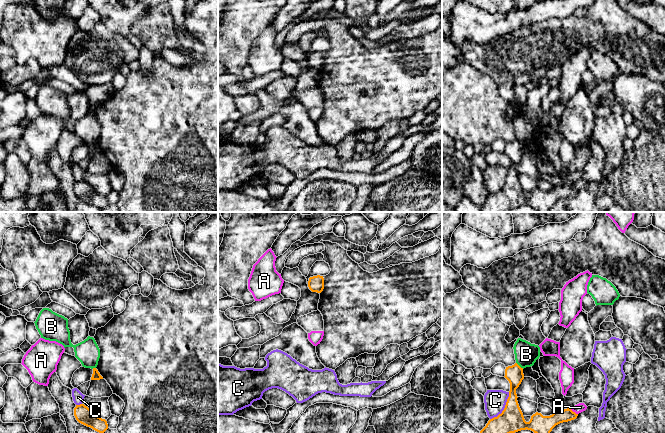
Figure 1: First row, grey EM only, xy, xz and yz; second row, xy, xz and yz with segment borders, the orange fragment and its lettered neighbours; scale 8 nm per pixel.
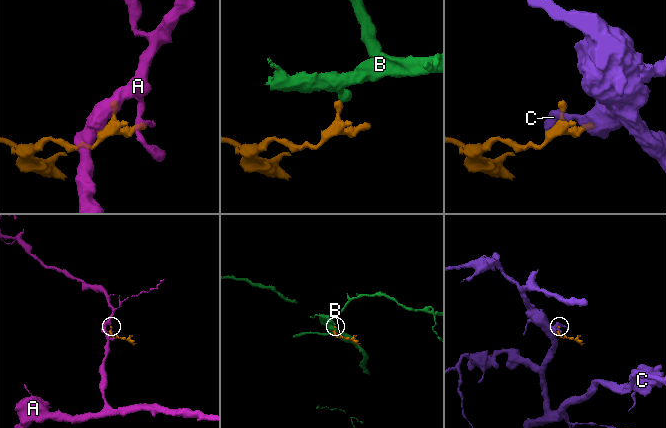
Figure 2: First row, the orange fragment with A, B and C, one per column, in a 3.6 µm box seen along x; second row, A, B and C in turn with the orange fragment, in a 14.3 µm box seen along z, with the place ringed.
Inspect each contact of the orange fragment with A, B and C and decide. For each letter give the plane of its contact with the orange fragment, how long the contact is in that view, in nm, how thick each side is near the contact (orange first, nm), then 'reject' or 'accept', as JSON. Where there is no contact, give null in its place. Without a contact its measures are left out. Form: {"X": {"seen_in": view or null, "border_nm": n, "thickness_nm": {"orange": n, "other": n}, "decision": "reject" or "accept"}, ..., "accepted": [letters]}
{"A": {"seen_in": "yz", "border_nm": 80, "thickness_nm": {"orange": 130, "other": 70}, "decision": "reject"}, "B": {"seen_in": "yz", "border_nm": 80, "thickness_nm": {"orange": 140, "other": 190}, "decision": "reject"}, "C": {"seen_in": "yz", "border_nm": 280, "thickness_nm": {"orange": 200, "other": 180}, "decision": "reject"}, "accepted": []}

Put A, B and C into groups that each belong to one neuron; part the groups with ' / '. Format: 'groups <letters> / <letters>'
groups A / B / C

